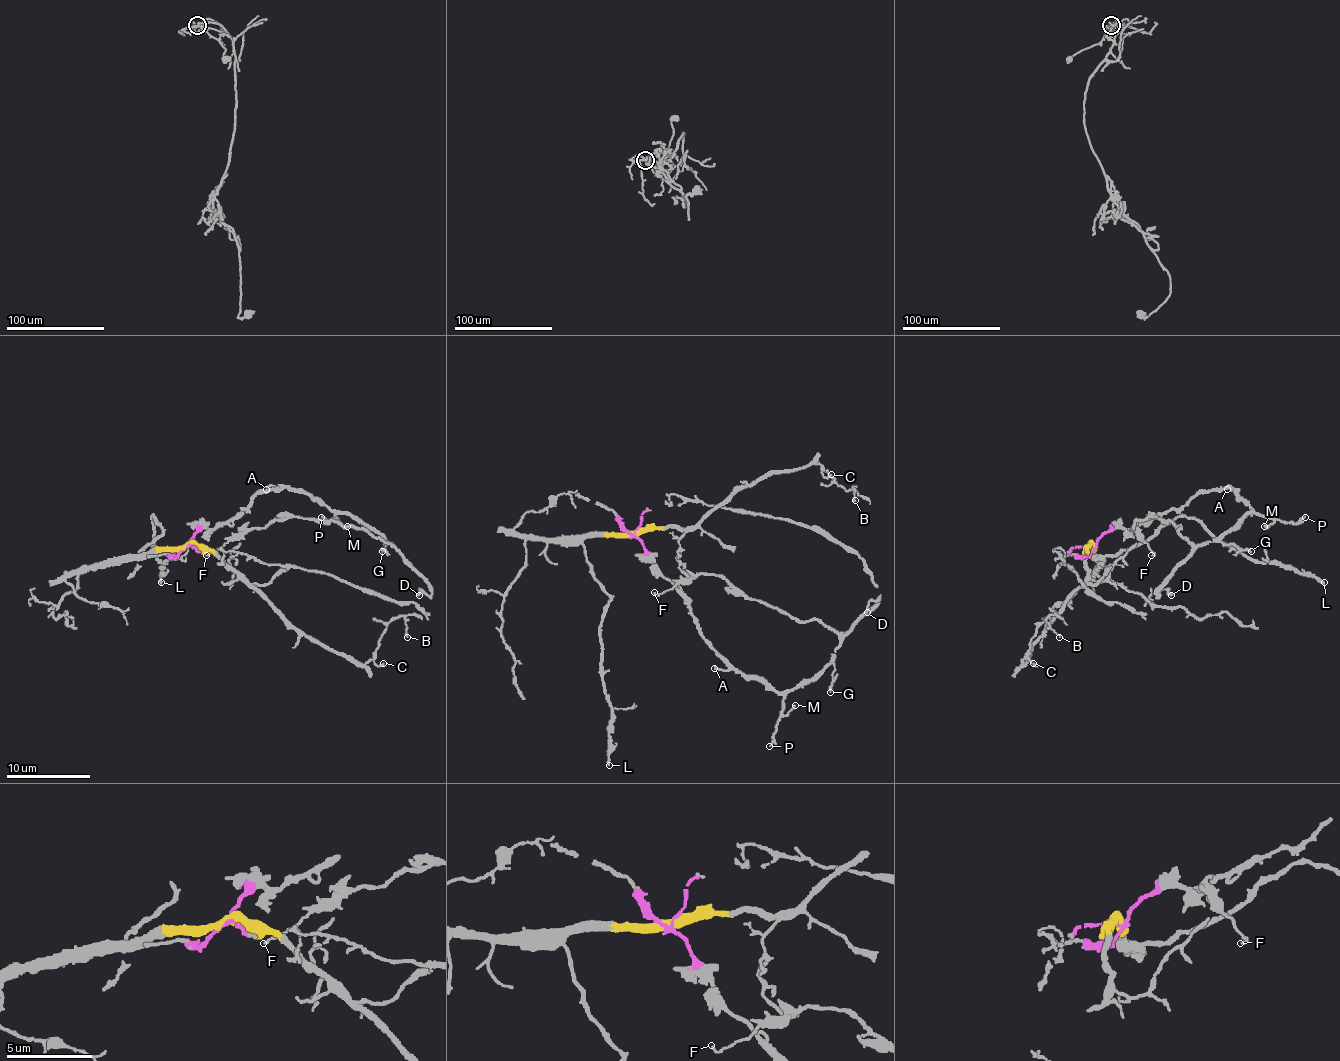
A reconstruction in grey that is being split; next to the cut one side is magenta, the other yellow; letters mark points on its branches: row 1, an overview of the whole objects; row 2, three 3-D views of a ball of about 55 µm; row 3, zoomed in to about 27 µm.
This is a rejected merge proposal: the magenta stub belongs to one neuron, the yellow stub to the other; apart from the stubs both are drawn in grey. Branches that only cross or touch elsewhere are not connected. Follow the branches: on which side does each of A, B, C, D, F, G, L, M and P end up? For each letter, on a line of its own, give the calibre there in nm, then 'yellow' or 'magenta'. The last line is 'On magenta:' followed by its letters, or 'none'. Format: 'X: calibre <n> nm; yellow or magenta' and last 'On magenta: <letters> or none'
A: calibre 200 nm; magenta
B: calibre 90 nm; yellow
C: calibre 140 nm; yellow
D: calibre 190 nm; magenta
F: calibre 110 nm; magenta
G: calibre 190 nm; magenta
L: calibre 260 nm; yellow
M: calibre 180 nm; magenta
P: calibre 180 nm; magenta
On magenta: A, D, F, G, M, P

